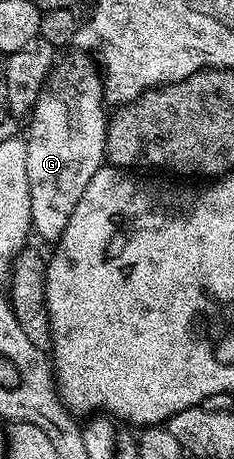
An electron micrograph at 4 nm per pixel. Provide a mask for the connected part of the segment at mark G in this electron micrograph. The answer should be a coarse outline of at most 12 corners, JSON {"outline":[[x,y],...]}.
{"outline":[[68,67],[26,134],[30,227],[64,234],[105,166],[101,76]]}

